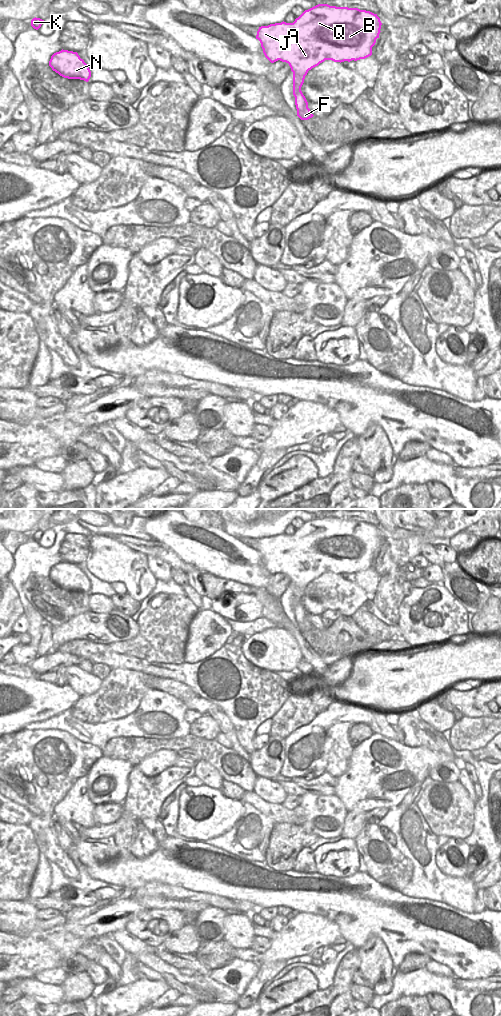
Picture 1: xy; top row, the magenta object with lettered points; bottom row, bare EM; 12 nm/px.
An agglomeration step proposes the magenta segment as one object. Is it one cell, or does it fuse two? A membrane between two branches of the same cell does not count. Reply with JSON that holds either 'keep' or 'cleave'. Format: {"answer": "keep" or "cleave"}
{"answer": "keep"}

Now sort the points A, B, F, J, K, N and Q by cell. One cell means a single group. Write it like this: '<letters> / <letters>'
A B F J K N Q

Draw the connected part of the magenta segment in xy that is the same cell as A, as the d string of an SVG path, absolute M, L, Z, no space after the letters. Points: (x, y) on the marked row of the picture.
M318 4L305 10L293 23L275 23L259 27L256 35L265 57L274 63L278 60L289 64L293 72L293 95L297 116L308 120L314 115L301 91L308 71L325 60L334 62L357 61L372 55L372 47L379 38L381 21L377 14L358 8Z

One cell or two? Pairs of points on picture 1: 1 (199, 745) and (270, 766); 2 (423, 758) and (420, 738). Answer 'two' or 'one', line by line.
1: two
2: two

